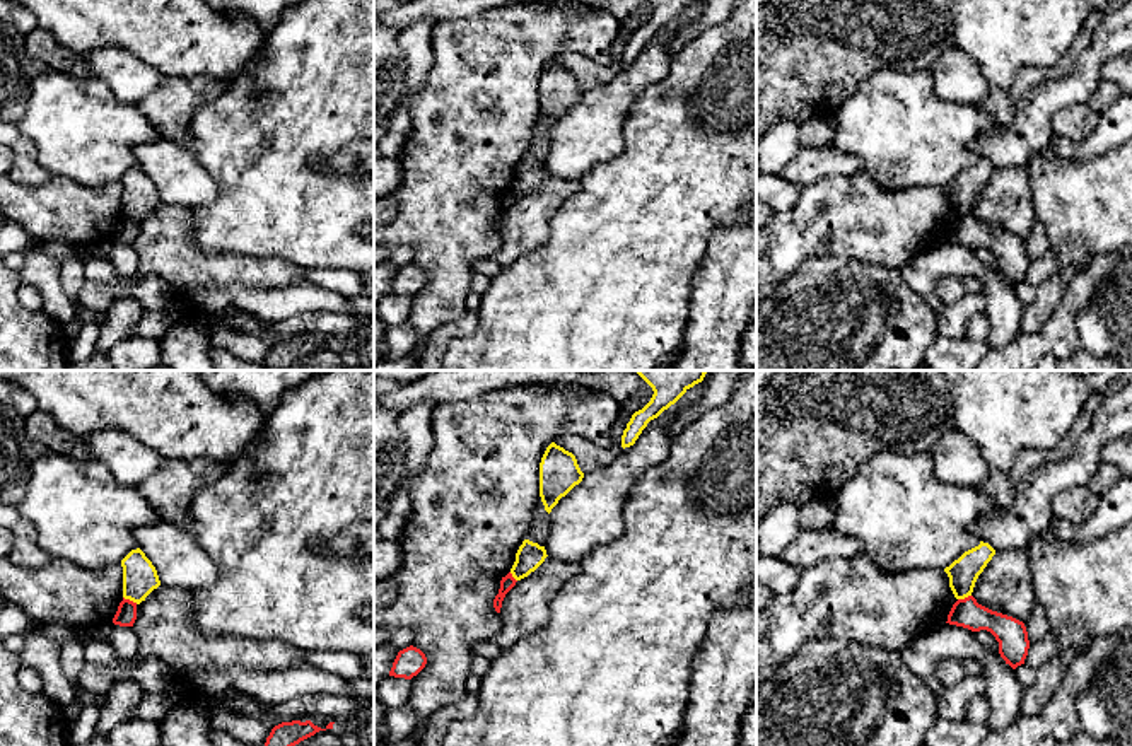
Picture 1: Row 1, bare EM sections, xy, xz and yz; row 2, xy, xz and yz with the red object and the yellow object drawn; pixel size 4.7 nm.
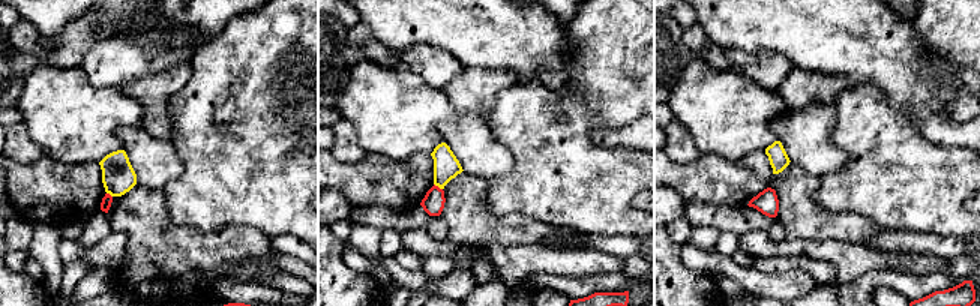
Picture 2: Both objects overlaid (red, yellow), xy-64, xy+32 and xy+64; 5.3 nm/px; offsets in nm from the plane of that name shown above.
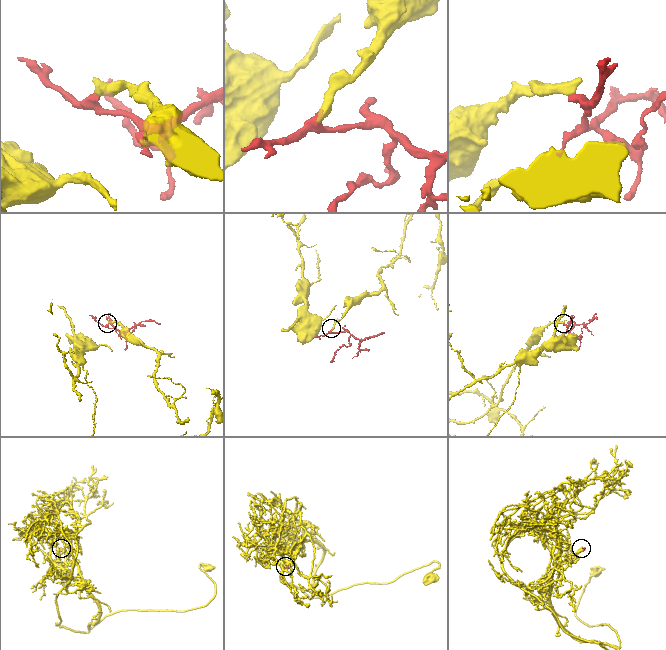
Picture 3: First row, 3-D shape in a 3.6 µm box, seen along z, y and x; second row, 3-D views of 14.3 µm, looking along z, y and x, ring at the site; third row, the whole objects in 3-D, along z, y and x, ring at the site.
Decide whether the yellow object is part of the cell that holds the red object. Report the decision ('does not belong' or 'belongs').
does not belong

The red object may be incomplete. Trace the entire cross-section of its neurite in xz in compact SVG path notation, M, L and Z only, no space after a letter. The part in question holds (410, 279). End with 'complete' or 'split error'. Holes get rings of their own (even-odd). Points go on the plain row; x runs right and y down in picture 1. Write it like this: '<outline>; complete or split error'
M410 263L398 270L389 294L411 297L425 285L425 282L425 271L420 266Z; complete

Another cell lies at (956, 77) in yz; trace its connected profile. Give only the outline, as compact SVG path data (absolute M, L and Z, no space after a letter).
M958 46L948 48L929 70L934 92L949 102L980 104L987 101L990 87L977 61Z

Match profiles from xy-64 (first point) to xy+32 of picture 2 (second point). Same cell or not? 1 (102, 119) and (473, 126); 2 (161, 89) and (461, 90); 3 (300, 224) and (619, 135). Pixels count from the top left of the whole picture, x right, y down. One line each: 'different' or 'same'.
1: different
2: same
3: different

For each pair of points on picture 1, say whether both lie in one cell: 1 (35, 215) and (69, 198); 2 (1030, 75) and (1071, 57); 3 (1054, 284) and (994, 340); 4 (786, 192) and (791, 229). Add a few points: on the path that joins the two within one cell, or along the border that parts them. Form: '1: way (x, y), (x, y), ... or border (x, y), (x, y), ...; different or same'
1: way (43, 212), (50, 207), (60, 207); same
2: way (1040, 74), (1056, 72), (1061, 67); same
3: border (1025, 306), (1018, 332); different
4: border (799, 188), (796, 203), (787, 210), (774, 214); different

